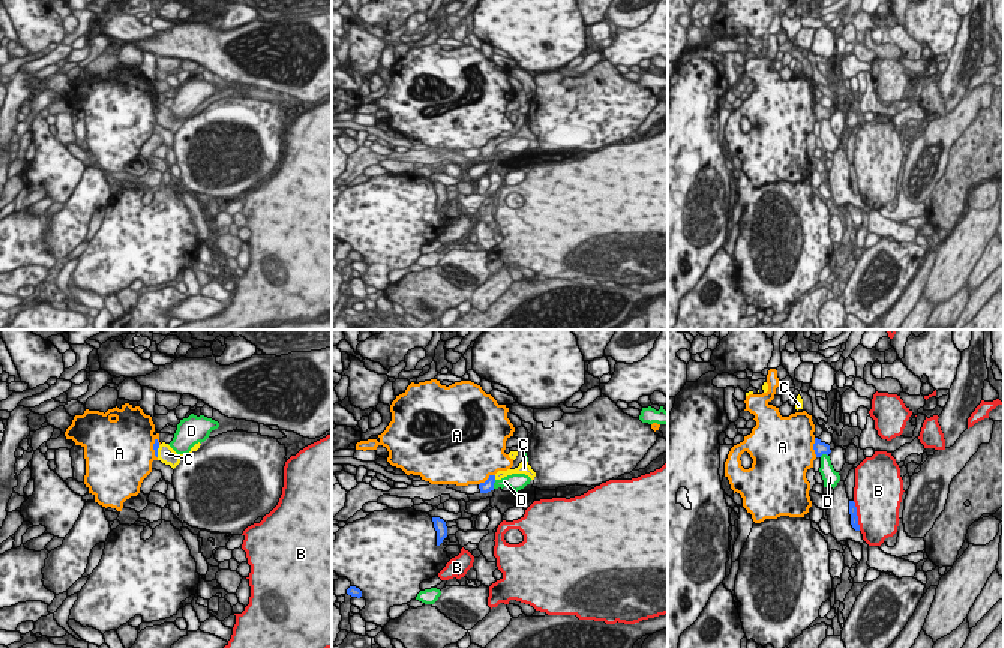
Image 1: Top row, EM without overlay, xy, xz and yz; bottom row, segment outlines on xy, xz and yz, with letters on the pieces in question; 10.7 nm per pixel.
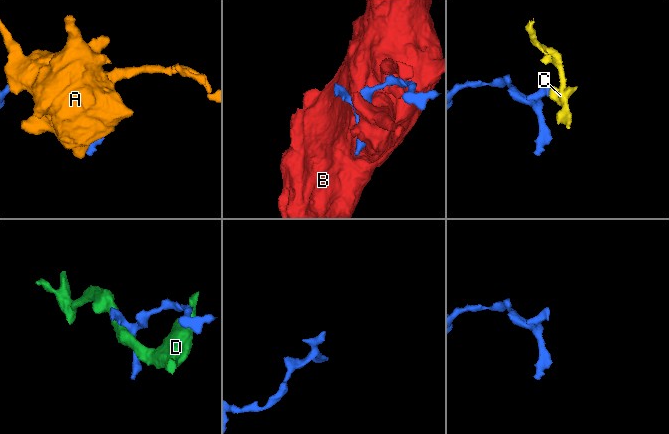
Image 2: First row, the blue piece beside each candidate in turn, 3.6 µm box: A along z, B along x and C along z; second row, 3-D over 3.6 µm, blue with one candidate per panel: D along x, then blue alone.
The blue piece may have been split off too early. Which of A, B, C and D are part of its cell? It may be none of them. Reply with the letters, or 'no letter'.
C

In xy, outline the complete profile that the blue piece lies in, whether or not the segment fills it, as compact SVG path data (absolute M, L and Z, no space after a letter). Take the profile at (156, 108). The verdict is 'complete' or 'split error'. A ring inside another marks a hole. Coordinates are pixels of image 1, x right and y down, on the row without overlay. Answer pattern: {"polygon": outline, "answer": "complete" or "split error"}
{"polygon": "M155 104L153 114L158 124L161 124L165 129L170 129L173 134L186 120L186 118L177 118L168 108L165 106L159 108L158 104Z", "answer": "split error"}

